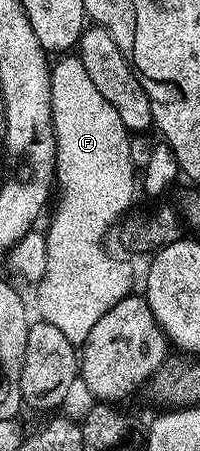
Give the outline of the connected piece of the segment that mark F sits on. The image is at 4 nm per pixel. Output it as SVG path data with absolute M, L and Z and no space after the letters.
M59 59L62 60L53 64L50 73L50 108L54 114L56 183L62 187L62 201L50 231L45 232L48 265L44 265L44 277L36 283L37 318L56 325L68 341L81 345L92 333L92 325L116 301L131 294L133 288L133 269L118 259L110 259L101 243L106 230L110 226L111 230L135 206L136 168L132 165L130 135L124 121L100 97L82 60Z

